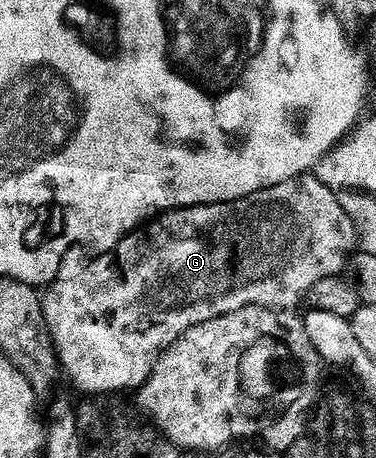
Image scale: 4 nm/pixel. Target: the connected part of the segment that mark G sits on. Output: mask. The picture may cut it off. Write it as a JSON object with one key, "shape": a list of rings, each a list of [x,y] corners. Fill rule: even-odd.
{"shape":[[[308,173],[302,175],[299,179],[294,179],[293,181],[285,181],[281,185],[273,185],[269,189],[261,189],[261,193],[253,193],[249,197],[241,197],[237,201],[229,201],[228,203],[214,203],[213,205],[197,205],[196,207],[182,207],[176,211],[166,211],[163,215],[156,215],[154,219],[146,222],[143,226],[138,227],[136,231],[131,232],[130,235],[125,236],[122,241],[116,245],[111,251],[104,251],[102,253],[96,254],[94,256],[95,260],[88,265],[84,271],[79,271],[76,275],[71,275],[66,279],[66,277],[60,277],[55,280],[54,283],[50,284],[42,292],[41,298],[43,300],[43,316],[47,322],[47,331],[51,334],[51,340],[55,343],[55,349],[59,357],[59,364],[61,366],[62,372],[75,382],[75,387],[79,391],[84,391],[84,396],[87,397],[97,397],[93,395],[111,395],[114,391],[127,391],[132,387],[132,389],[138,389],[146,383],[147,378],[153,373],[153,369],[159,364],[159,359],[162,358],[164,354],[174,344],[181,338],[185,333],[189,333],[189,329],[193,329],[197,325],[205,325],[205,321],[213,321],[217,317],[225,317],[229,313],[237,313],[237,309],[245,309],[246,307],[268,307],[274,311],[289,311],[298,308],[298,303],[302,304],[305,297],[309,293],[309,289],[313,289],[313,285],[317,285],[317,281],[325,281],[325,277],[333,277],[334,275],[342,276],[345,269],[348,270],[349,264],[352,262],[353,256],[357,251],[357,244],[360,242],[359,230],[355,225],[354,220],[351,219],[350,214],[346,212],[346,209],[342,207],[342,203],[339,200],[339,196],[335,195],[330,191],[319,178],[316,178],[314,174]]]}

